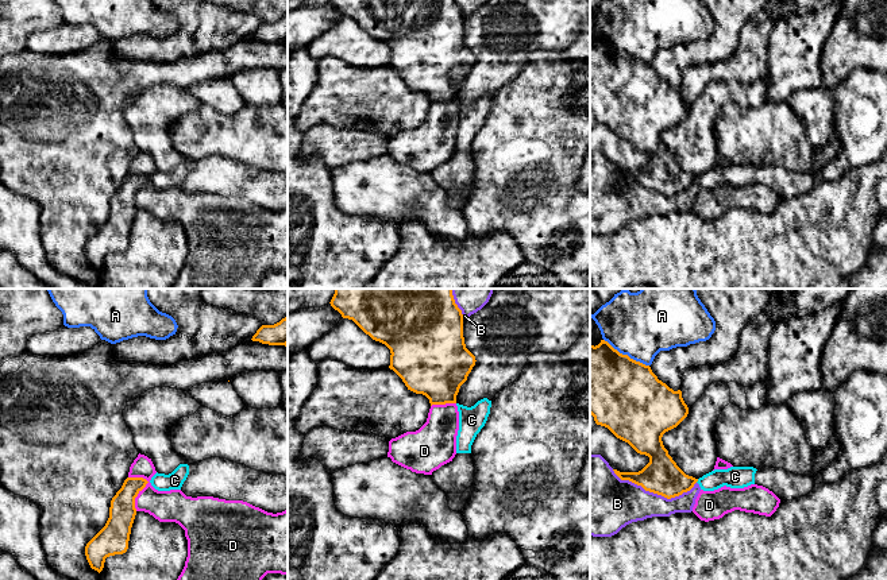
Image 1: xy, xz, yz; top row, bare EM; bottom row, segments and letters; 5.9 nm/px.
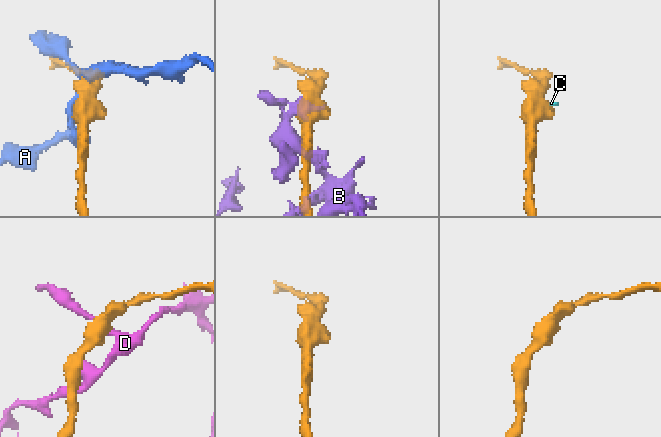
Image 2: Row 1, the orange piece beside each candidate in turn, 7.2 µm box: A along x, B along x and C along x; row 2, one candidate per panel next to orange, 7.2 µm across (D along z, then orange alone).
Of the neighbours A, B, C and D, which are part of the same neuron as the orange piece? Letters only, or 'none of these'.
none of these

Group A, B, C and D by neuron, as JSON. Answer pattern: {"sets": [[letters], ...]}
{"sets": [["A"], ["B", "C"], ["D"]]}

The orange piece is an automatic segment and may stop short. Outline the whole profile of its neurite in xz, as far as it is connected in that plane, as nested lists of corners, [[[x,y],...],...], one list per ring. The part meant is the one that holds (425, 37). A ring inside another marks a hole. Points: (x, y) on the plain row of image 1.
[[[329,0],[343,16],[352,18],[373,38],[390,47],[390,63],[408,88],[423,92],[432,103],[456,101],[460,84],[475,63],[475,54],[466,46],[463,12],[455,0]]]

